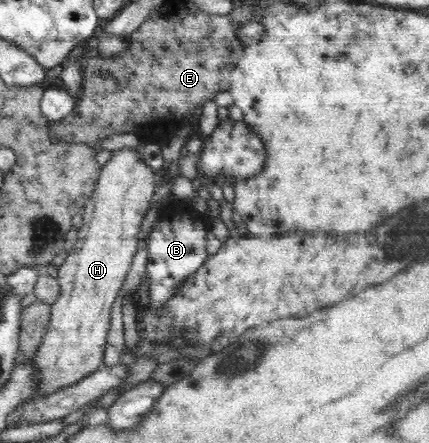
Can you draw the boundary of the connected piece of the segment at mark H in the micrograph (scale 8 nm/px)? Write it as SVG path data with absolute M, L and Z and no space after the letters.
M125 147L111 152L110 159L100 170L92 197L87 198L87 205L82 209L83 224L77 230L78 238L73 252L67 256L64 264L53 269L61 286L61 296L51 306L48 328L35 356L35 390L32 390L32 399L44 398L47 394L75 386L104 365L104 350L111 326L110 310L130 272L132 258L138 250L136 238L140 232L140 224L149 210L150 198L156 187L154 170L139 158L137 149L138 147Z

